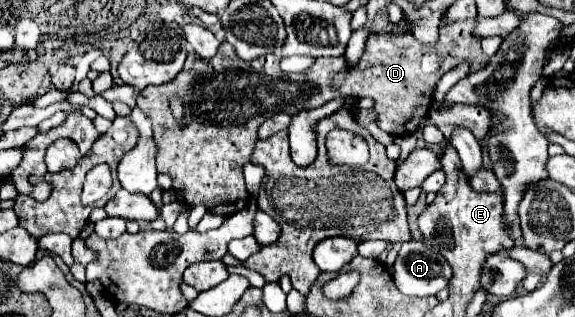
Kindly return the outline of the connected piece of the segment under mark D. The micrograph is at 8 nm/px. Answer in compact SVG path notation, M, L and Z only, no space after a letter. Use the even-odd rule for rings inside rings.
M473 19L441 25L437 45L421 45L411 33L373 33L365 45L363 57L353 67L347 65L343 55L319 57L307 71L293 73L293 75L279 75L279 77L265 73L265 67L273 67L273 59L275 59L275 67L279 67L279 59L275 55L259 57L257 61L243 61L235 55L235 49L229 43L221 43L217 55L211 59L203 59L203 57L197 57L197 53L189 53L183 71L173 81L163 83L163 85L149 85L137 97L137 107L153 123L153 133L155 133L153 137L157 143L157 171L167 173L173 179L173 189L185 189L187 205L205 203L207 211L211 213L233 215L241 209L241 201L245 205L249 197L241 167L249 161L255 141L257 141L257 129L265 121L267 115L275 115L279 111L295 115L303 109L317 109L337 97L355 97L355 99L371 97L375 101L373 111L377 113L377 127L381 127L383 131L391 135L413 133L419 127L419 121L429 111L433 85L439 81L439 77L445 71L453 69L465 59L471 61L473 65L471 71L481 69L489 61L489 57L481 57L479 39L469 37L469 29L473 29ZM175 97L179 97L185 103L187 125L181 125L179 121L175 121L171 113L169 101Z

